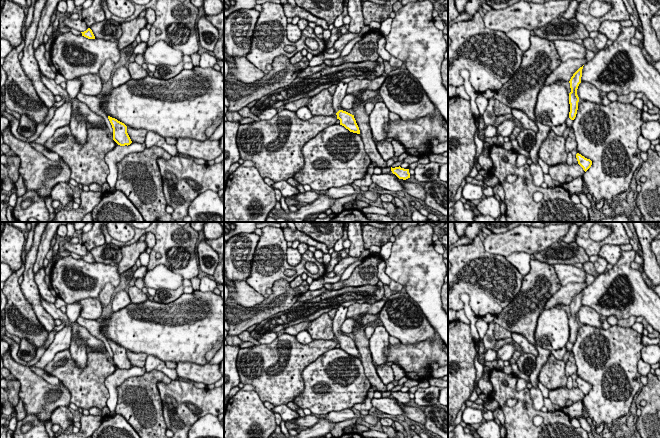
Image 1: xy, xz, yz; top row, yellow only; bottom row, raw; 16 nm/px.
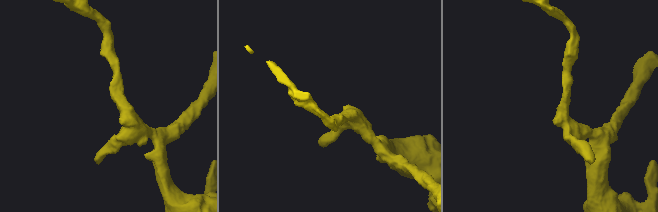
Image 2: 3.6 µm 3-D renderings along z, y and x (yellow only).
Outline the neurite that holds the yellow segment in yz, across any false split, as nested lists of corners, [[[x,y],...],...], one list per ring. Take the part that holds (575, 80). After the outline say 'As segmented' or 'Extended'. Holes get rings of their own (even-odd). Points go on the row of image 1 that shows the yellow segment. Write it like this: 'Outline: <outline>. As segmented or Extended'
Outline: [[[583,66],[580,67],[571,77],[569,83],[571,92],[569,93],[569,104],[570,104],[570,112],[569,112],[569,118],[571,120],[574,120],[577,114],[578,110],[578,102],[579,97],[577,95],[577,89],[579,84],[581,83],[581,77],[582,77],[582,69]]]. As segmented

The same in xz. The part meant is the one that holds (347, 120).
Outline: [[[340,82],[336,85],[336,90],[333,94],[333,108],[337,115],[337,119],[340,120],[340,125],[344,126],[350,132],[360,134],[354,115],[343,111],[341,108],[341,102],[346,96],[347,87],[348,84],[344,82]]]. Extended

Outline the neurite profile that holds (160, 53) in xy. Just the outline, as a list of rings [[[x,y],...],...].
[[[160,40],[152,46],[147,46],[143,58],[146,64],[175,66],[183,60],[183,52]]]

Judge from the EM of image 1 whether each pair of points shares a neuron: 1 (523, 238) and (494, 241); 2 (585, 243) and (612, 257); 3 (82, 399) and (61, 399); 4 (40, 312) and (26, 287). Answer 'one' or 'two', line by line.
1: one
2: two
3: two
4: one

